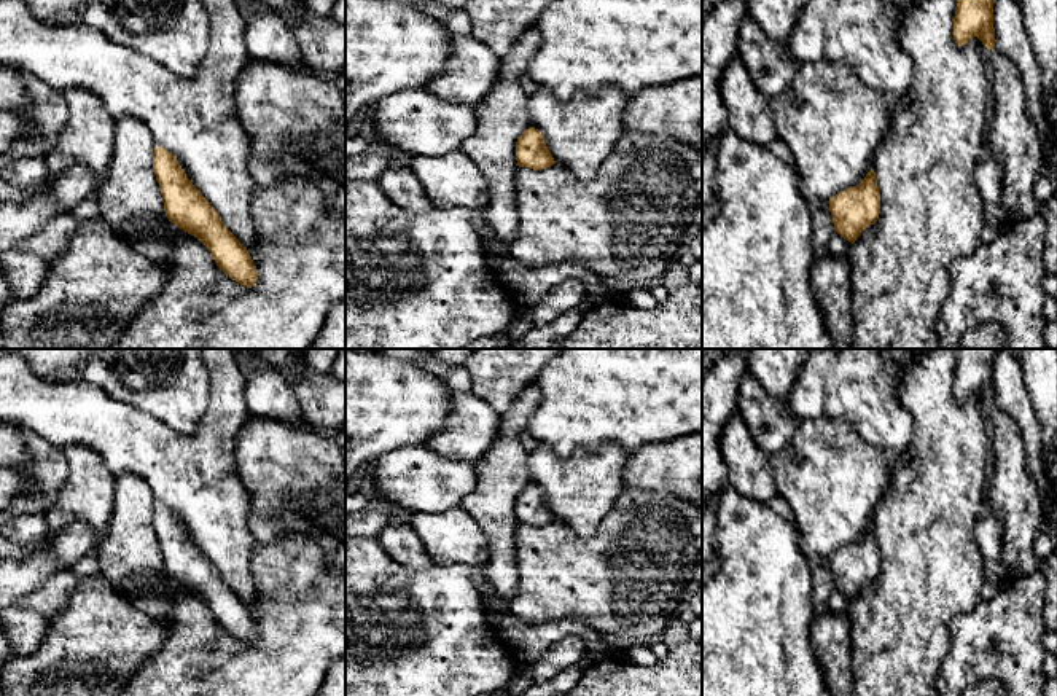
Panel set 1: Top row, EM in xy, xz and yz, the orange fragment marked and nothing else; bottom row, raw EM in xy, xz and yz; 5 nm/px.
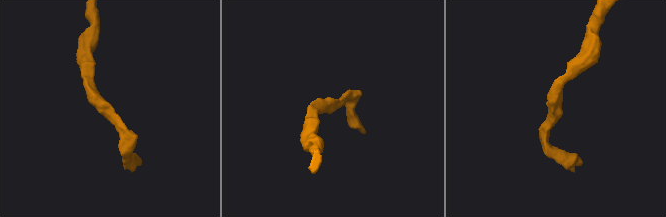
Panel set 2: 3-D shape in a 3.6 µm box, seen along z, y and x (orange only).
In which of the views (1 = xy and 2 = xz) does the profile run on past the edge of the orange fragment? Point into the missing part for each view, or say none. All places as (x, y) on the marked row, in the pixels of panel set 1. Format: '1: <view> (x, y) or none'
1: none
2: none

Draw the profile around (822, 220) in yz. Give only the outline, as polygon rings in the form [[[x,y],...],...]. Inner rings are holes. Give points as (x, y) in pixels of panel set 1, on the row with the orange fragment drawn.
[[[810,201],[809,210],[812,218],[813,260],[818,260],[828,255],[826,245],[834,234],[833,215],[828,201]]]

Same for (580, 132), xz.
[[[603,88],[599,92],[576,92],[568,100],[557,100],[549,91],[540,89],[527,97],[532,127],[544,137],[556,164],[568,169],[578,180],[589,183],[616,143],[624,137],[624,110],[632,96],[618,88]]]

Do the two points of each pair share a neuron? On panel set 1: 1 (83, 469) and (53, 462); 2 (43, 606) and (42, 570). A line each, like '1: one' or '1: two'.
1: two
2: two

